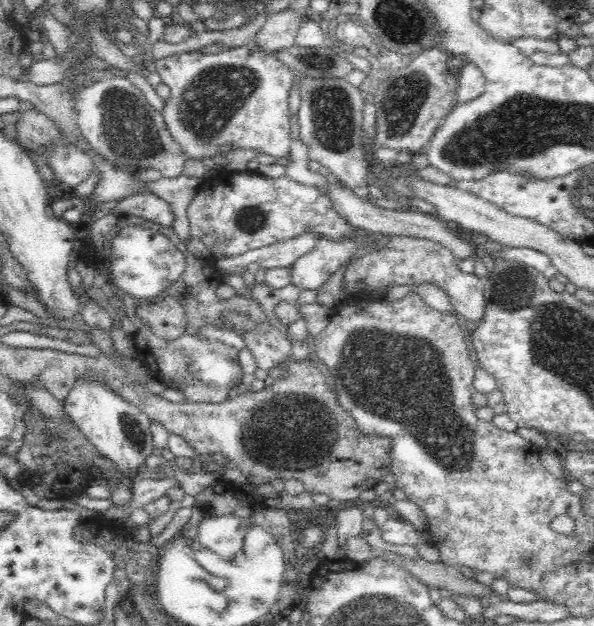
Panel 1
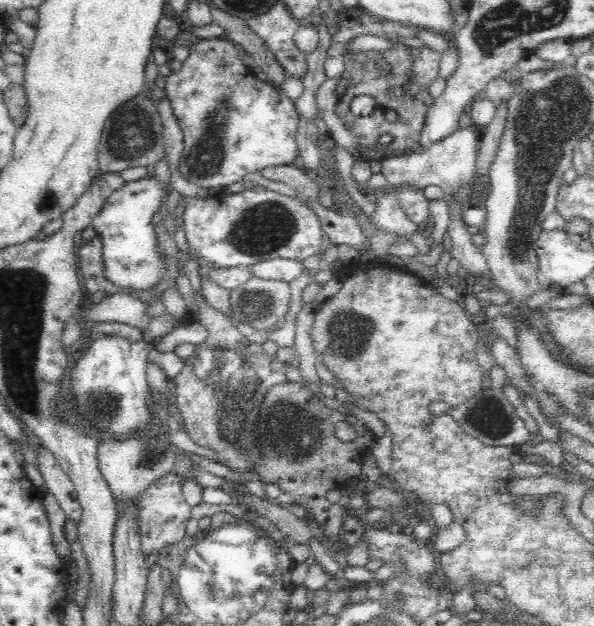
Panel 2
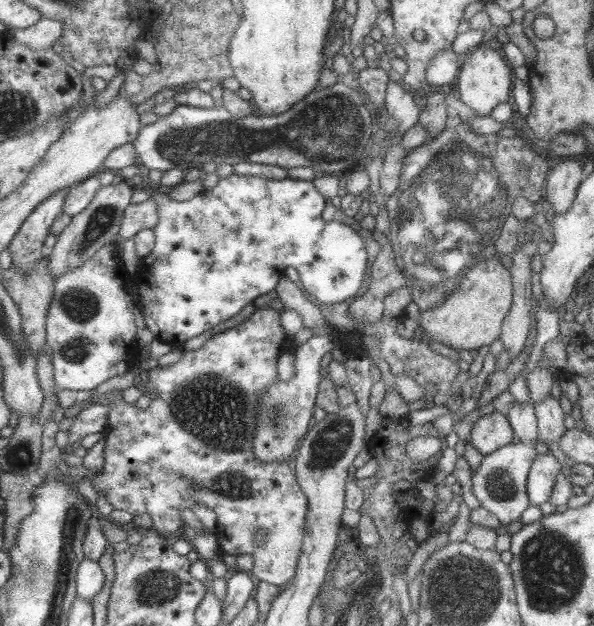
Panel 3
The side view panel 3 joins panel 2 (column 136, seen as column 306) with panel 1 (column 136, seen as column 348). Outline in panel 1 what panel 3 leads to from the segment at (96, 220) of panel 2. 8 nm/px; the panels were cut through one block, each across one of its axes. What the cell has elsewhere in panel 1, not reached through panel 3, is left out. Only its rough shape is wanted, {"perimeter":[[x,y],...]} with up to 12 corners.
{"perimeter":[[124,221],[110,282],[152,302],[186,271],[160,232]]}

